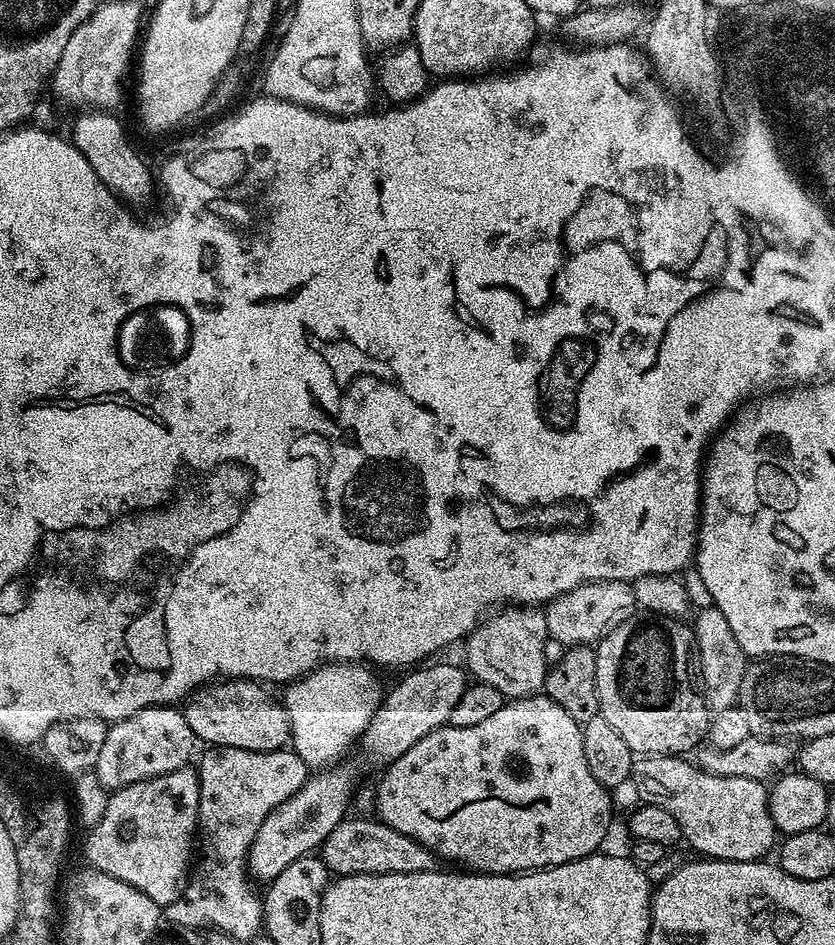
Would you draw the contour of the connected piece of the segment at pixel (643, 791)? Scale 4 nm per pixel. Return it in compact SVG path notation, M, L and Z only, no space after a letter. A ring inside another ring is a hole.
M683 755L637 759L630 780L636 783L643 803L662 806L676 819L681 837L701 857L750 862L767 857L767 852L777 847L778 833L768 805L769 789L759 780L715 776Z

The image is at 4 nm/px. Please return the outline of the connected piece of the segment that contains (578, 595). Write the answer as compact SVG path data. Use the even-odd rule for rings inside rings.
M600 580L598 584L580 584L572 591L549 601L544 610L549 637L565 646L599 641L609 626L628 608L637 607L632 584L627 580Z

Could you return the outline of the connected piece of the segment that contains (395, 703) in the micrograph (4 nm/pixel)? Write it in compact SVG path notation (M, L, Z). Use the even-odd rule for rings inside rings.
M431 664L404 674L409 676L402 677L389 692L387 689L383 693L374 718L370 718L370 726L366 726L358 741L361 756L370 765L394 763L406 754L406 750L410 750L410 746L414 746L414 742L418 742L418 738L426 738L430 730L438 730L448 723L450 713L454 711L458 698L462 698L470 680L461 665L460 669L456 664Z

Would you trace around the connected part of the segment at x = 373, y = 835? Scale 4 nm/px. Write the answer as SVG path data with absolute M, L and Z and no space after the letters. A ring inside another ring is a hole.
M346 818L330 830L318 849L320 860L333 877L354 874L414 874L415 872L435 872L437 857L414 838L386 826L379 818L372 820L352 820Z

